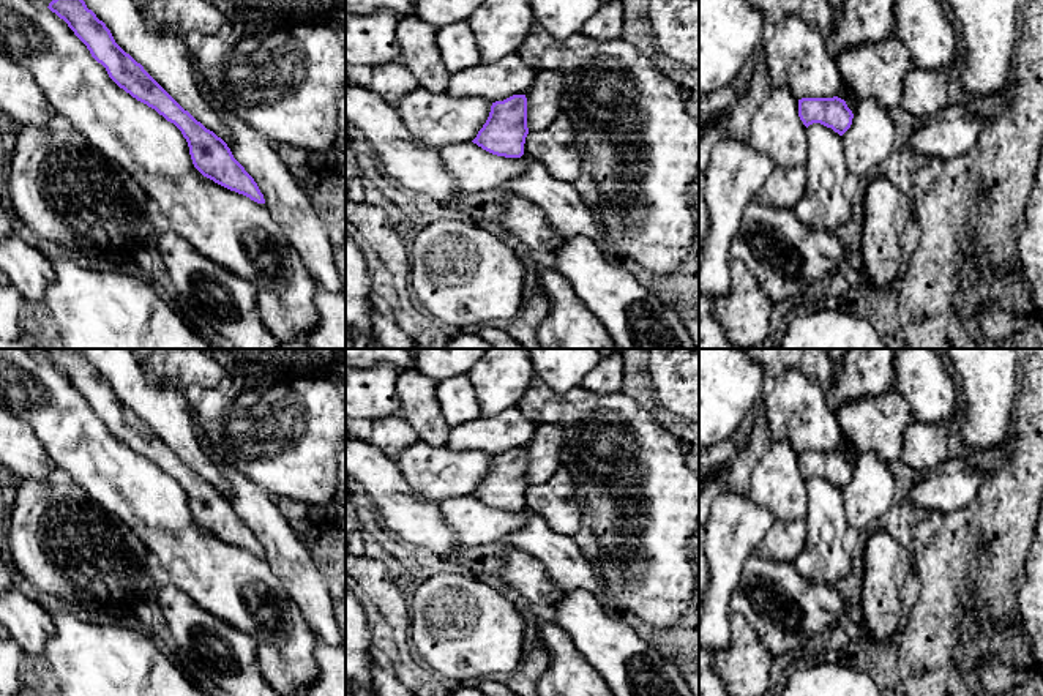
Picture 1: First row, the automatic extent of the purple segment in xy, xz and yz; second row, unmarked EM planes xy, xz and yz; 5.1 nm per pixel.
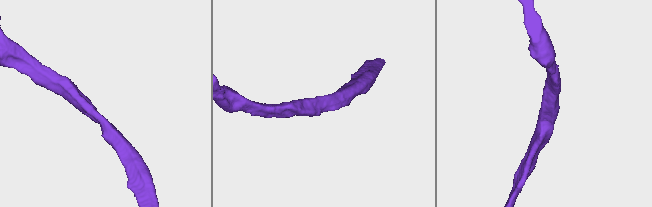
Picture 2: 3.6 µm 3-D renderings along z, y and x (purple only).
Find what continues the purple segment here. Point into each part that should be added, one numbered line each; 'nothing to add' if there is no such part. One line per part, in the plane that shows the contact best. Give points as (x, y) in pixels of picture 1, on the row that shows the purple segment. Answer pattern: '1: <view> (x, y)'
nothing to add

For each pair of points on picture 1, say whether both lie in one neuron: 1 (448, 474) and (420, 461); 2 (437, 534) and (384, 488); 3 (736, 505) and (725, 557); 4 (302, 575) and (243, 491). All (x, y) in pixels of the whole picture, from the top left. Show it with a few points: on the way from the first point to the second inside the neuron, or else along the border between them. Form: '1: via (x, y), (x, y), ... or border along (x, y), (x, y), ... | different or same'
1: via (442, 474), (431, 472), (426, 467) | same
2: via (425, 526), (396, 501) | same
3: via (734, 518), (729, 526), (728, 545) | same
4: via (286, 554), (259, 512) | same

